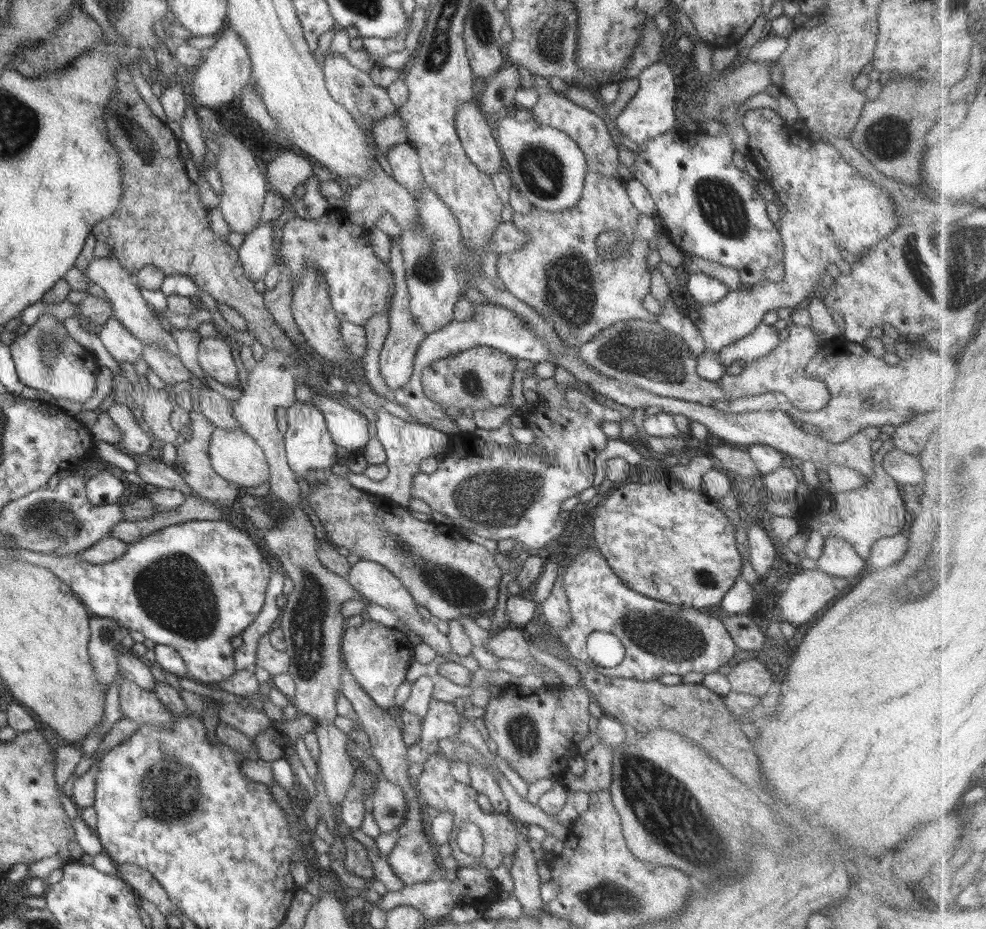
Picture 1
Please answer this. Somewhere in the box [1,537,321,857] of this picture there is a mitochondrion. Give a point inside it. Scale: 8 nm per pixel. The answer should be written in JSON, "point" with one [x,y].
{"point":[174,591]}

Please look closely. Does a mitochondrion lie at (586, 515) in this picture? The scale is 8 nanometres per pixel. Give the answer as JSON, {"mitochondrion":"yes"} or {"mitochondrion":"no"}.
{"mitochondrion":"no"}

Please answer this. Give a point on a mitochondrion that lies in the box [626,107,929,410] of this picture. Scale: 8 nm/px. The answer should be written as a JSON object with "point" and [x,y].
{"point":[724,211]}

